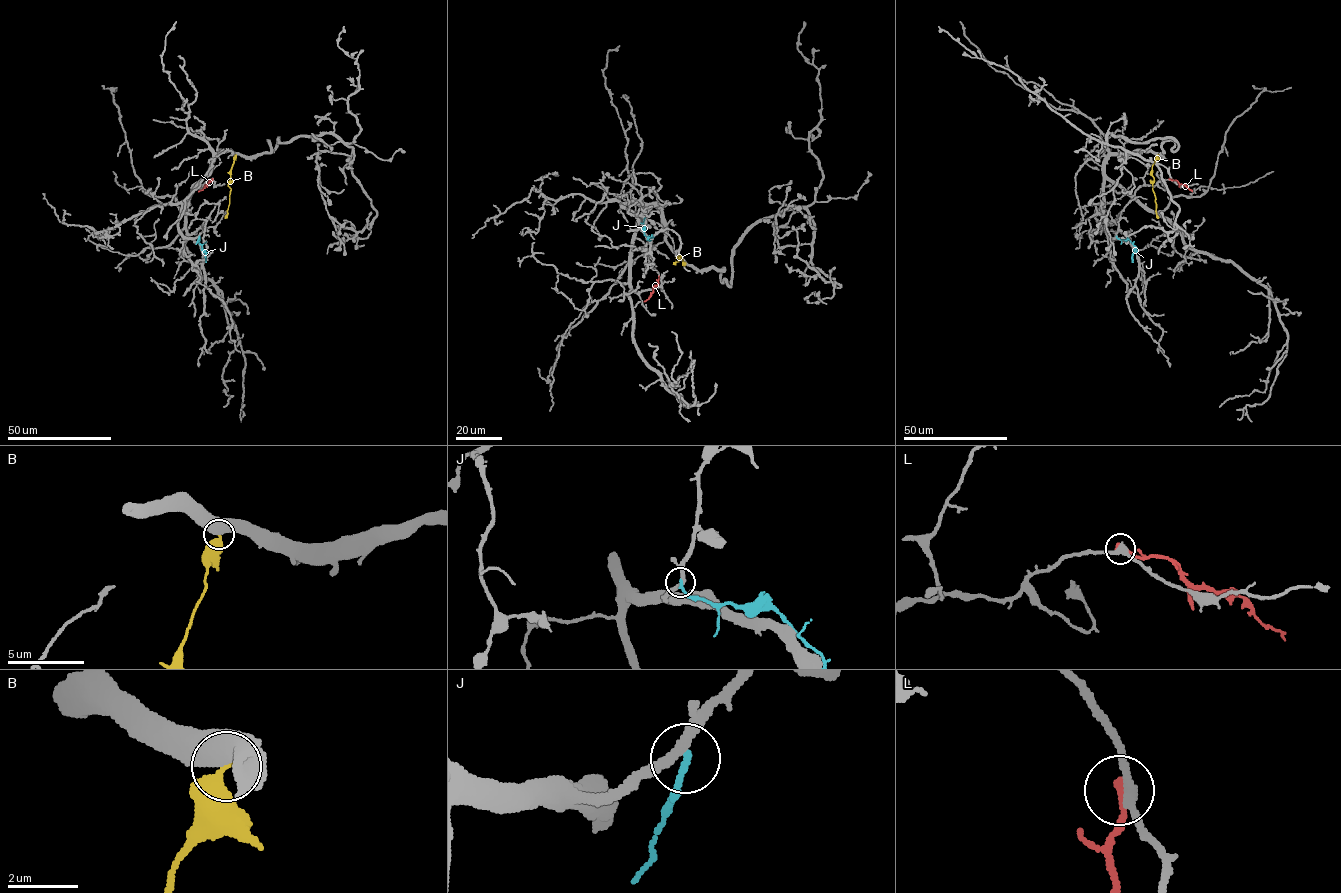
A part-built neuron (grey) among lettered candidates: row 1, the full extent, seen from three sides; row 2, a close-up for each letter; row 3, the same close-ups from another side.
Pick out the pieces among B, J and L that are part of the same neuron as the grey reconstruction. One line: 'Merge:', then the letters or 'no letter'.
Merge: no letter

